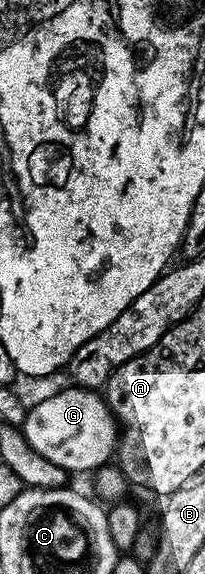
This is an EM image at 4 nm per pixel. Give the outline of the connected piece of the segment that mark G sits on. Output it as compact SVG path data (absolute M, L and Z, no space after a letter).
M68 387L59 395L44 400L25 414L23 432L27 443L70 474L96 471L114 456L119 440L119 422L113 416L109 402L100 392L80 387Z

